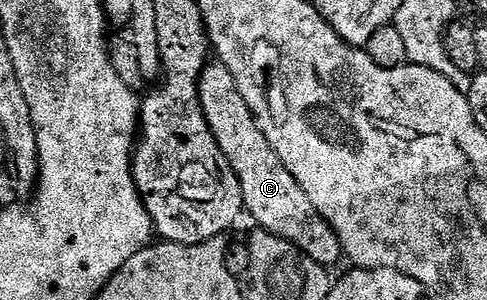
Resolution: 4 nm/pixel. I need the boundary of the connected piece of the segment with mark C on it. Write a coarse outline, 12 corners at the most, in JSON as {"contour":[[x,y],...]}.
{"contour":[[232,72],[198,81],[208,128],[240,180],[245,213],[321,266],[336,232],[284,168]]}

